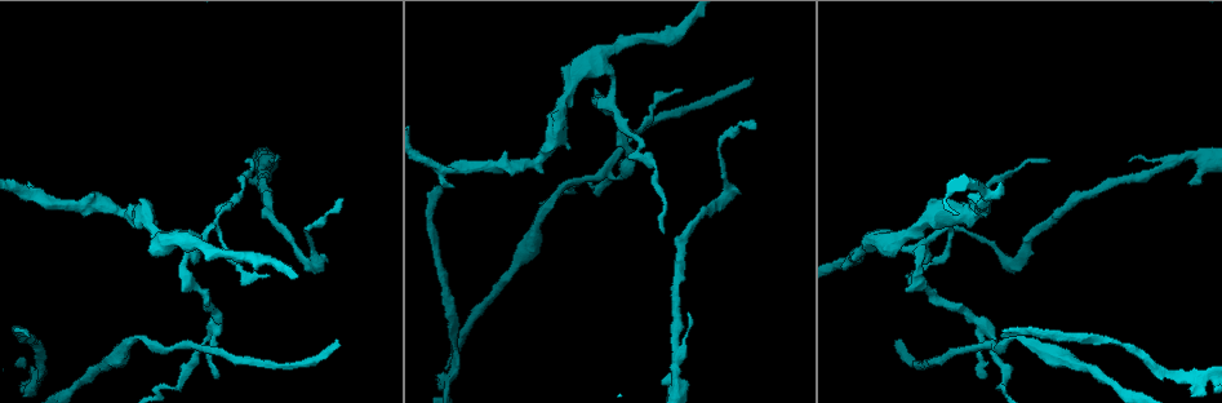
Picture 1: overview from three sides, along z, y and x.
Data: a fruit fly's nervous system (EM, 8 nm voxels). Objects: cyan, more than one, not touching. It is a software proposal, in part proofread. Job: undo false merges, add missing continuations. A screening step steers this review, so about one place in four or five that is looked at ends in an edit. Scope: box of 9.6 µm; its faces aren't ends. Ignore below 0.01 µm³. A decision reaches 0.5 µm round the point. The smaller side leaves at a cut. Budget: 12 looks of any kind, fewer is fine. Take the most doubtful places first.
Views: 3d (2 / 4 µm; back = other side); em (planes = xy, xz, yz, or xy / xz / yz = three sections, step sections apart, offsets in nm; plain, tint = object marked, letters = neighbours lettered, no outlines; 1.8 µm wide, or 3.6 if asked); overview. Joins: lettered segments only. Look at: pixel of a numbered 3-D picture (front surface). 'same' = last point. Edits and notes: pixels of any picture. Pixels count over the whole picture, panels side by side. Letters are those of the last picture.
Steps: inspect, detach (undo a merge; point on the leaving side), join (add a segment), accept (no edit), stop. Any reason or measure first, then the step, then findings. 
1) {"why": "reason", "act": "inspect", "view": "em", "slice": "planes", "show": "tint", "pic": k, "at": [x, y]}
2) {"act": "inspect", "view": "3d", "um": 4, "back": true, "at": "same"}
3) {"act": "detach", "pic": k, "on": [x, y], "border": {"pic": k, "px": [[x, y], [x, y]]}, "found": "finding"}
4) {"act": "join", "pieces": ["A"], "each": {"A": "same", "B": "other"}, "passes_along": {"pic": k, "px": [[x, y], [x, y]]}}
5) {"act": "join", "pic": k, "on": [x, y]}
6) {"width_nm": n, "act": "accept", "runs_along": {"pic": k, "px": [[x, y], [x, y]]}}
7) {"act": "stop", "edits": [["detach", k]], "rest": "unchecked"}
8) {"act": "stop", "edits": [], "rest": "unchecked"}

{"why": "an open end", "act": "inspect", "view": "em", "slice": "xz", "step": 8, "show": "letters", "pic": 1, "at": [439, 187]}

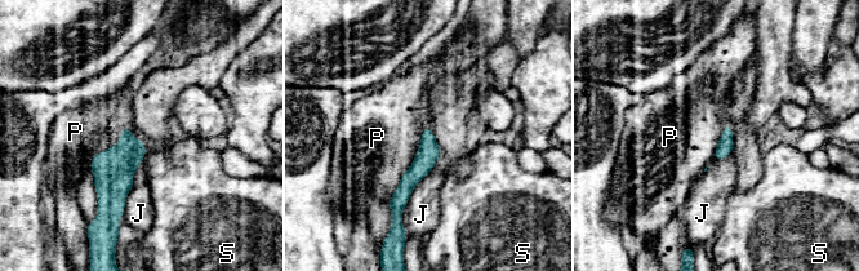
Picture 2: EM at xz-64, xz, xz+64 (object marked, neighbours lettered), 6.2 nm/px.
{"why": "another direction", "act": "inspect", "view": "em", "slice": "yz", "step": 16, "show": "letters", "at": "same"}

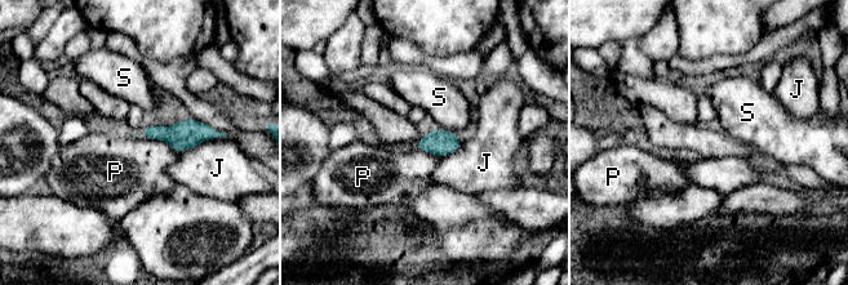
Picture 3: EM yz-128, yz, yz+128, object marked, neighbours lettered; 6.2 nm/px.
{"act": "accept", "each": {"J": "other", "P": "other", "S": "other"}, "found": "none of them fits"}

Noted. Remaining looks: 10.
{"why": "long arm stops here", "act": "inspect", "view": "3d", "um": 4, "pic": 1, "at": [339, 344]}

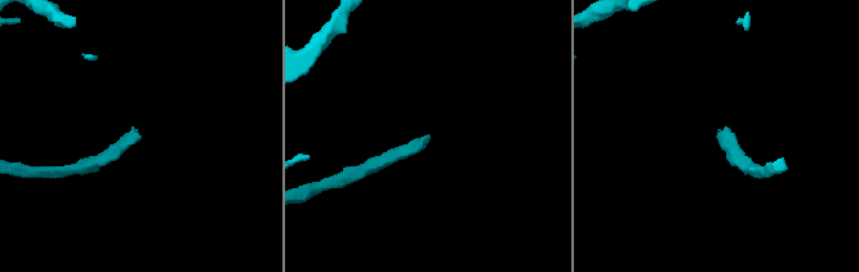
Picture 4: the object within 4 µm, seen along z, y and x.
{"act": "inspect", "view": "em", "slice": "planes", "show": "letters", "pic": 4, "at": [139, 136]}

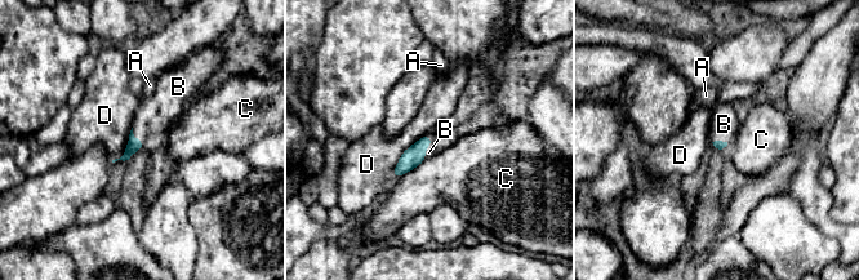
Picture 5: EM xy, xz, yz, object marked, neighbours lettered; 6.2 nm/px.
{"act": "join", "pieces": ["B"], "each": {"A": "other", "B": "same", "C": "other", "D": "other"}, "found": "the neuron continues"}

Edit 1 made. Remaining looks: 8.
{"why": "tapers out", "act": "inspect", "view": "em", "slice": "xy", "step": 16, "show": "plain", "pic": 1, "at": [341, 198]}

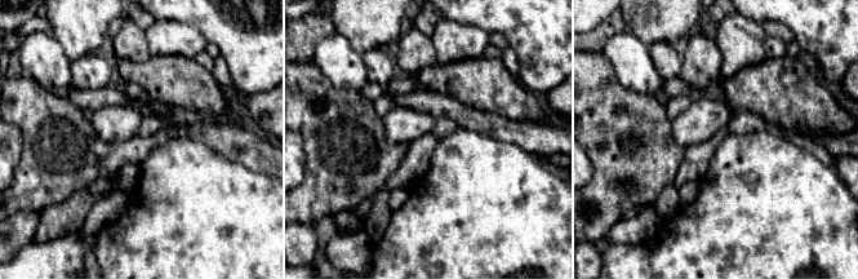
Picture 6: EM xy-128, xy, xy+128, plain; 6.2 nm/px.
{"act": "inspect", "view": "em", "slice": "xy", "step": 16, "show": "letters", "at": "same"}

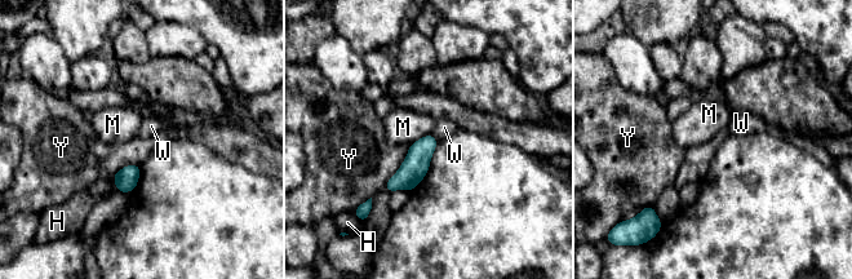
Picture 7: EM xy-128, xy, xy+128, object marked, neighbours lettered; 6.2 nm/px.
{"longest_contact_nm": ["Y", 300], "act": "accept", "each": {"H": "other", "M": "other", "W": "other", "Y": "other"}, "border": {"pic": 7, "px": [[430, 133], [408, 145]]}, "found": "no lettered segment goes on from it"}

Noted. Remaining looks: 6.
{"why": "sharp bend", "act": "inspect", "view": "3d", "um": 4, "pic": 1, "at": [32, 380]}

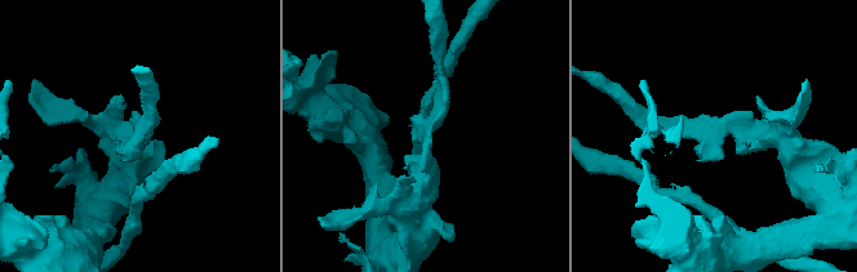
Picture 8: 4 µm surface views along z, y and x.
{"act": "inspect", "view": "em", "slice": "planes", "show": "letters", "pic": 8, "at": [428, 130]}

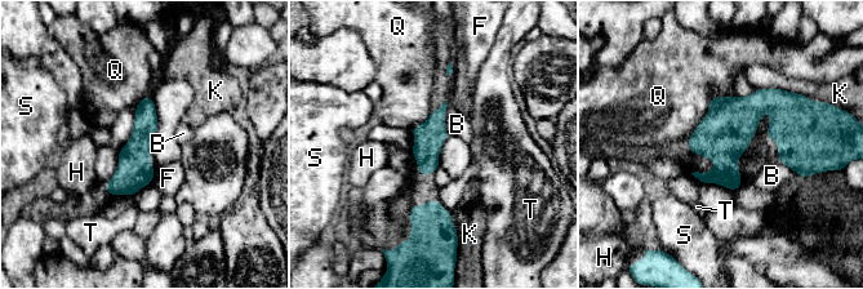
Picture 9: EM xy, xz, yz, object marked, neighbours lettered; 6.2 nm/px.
{"act": "accept", "each": {"B": "other", "F": "other", "H": "other", "K": "other", "Q": "other", "S": "other", "T": "other"}, "border": {"pic": 9, "px": [[446, 101], [445, 130], [449, 134]]}, "found": "continuous, no second neuron"}

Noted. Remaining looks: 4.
{"why": "free end", "act": "inspect", "view": "3d", "um": 4, "back": true, "pic": 1, "at": [454, 187]}

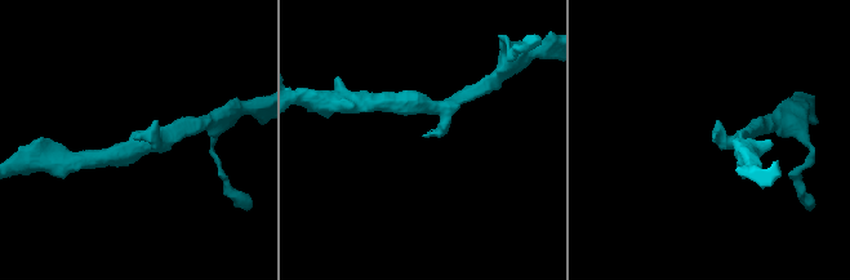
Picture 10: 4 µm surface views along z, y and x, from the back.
{"arm_widths_nm": [200, 240], "act": "inspect", "view": "em", "slice": "xz", "step": 8, "show": "letters", "pic": 10, "at": [712, 134]}

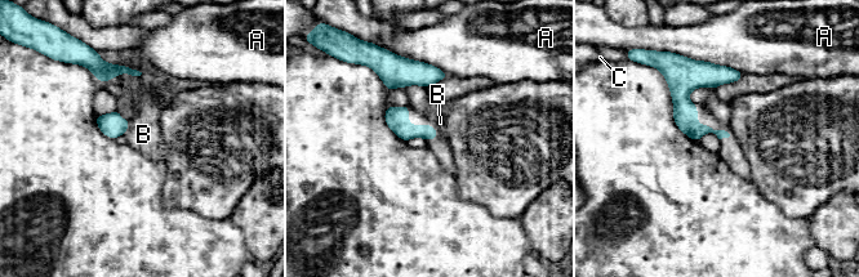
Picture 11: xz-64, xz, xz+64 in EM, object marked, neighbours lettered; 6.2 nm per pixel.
{"act": "accept", "each": {"A": "other", "B": "other", "C": "other"}, "border": {"pic": 11, "px": [[130, 119], [127, 130], [121, 135]]}, "found": "no lettered segment goes on from it"}

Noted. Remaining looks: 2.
{"act": "stop", "edits": [["join", 5]], "rest": "unchecked"}

